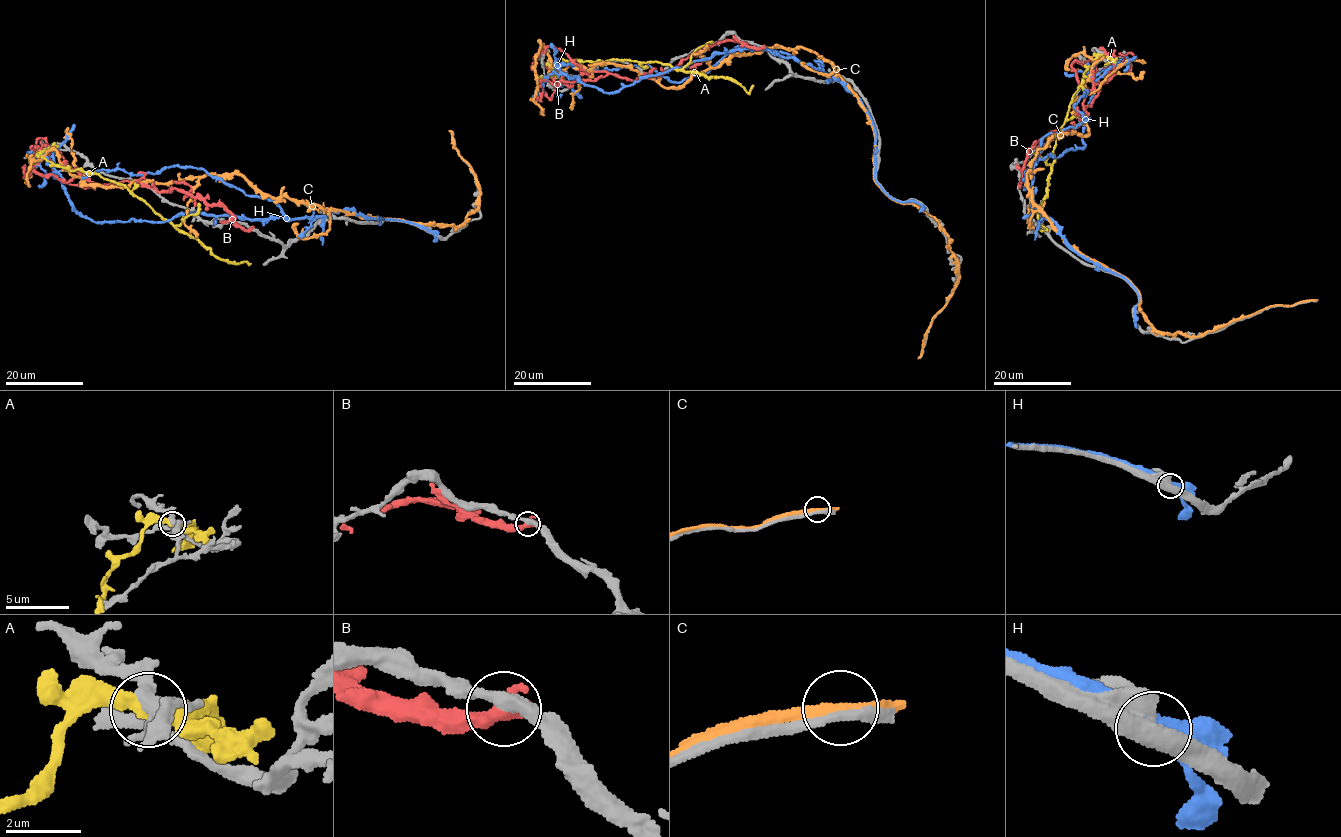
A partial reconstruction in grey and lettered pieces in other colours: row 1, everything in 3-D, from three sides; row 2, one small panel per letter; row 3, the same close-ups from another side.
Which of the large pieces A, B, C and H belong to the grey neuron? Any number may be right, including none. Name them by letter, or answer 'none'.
none

